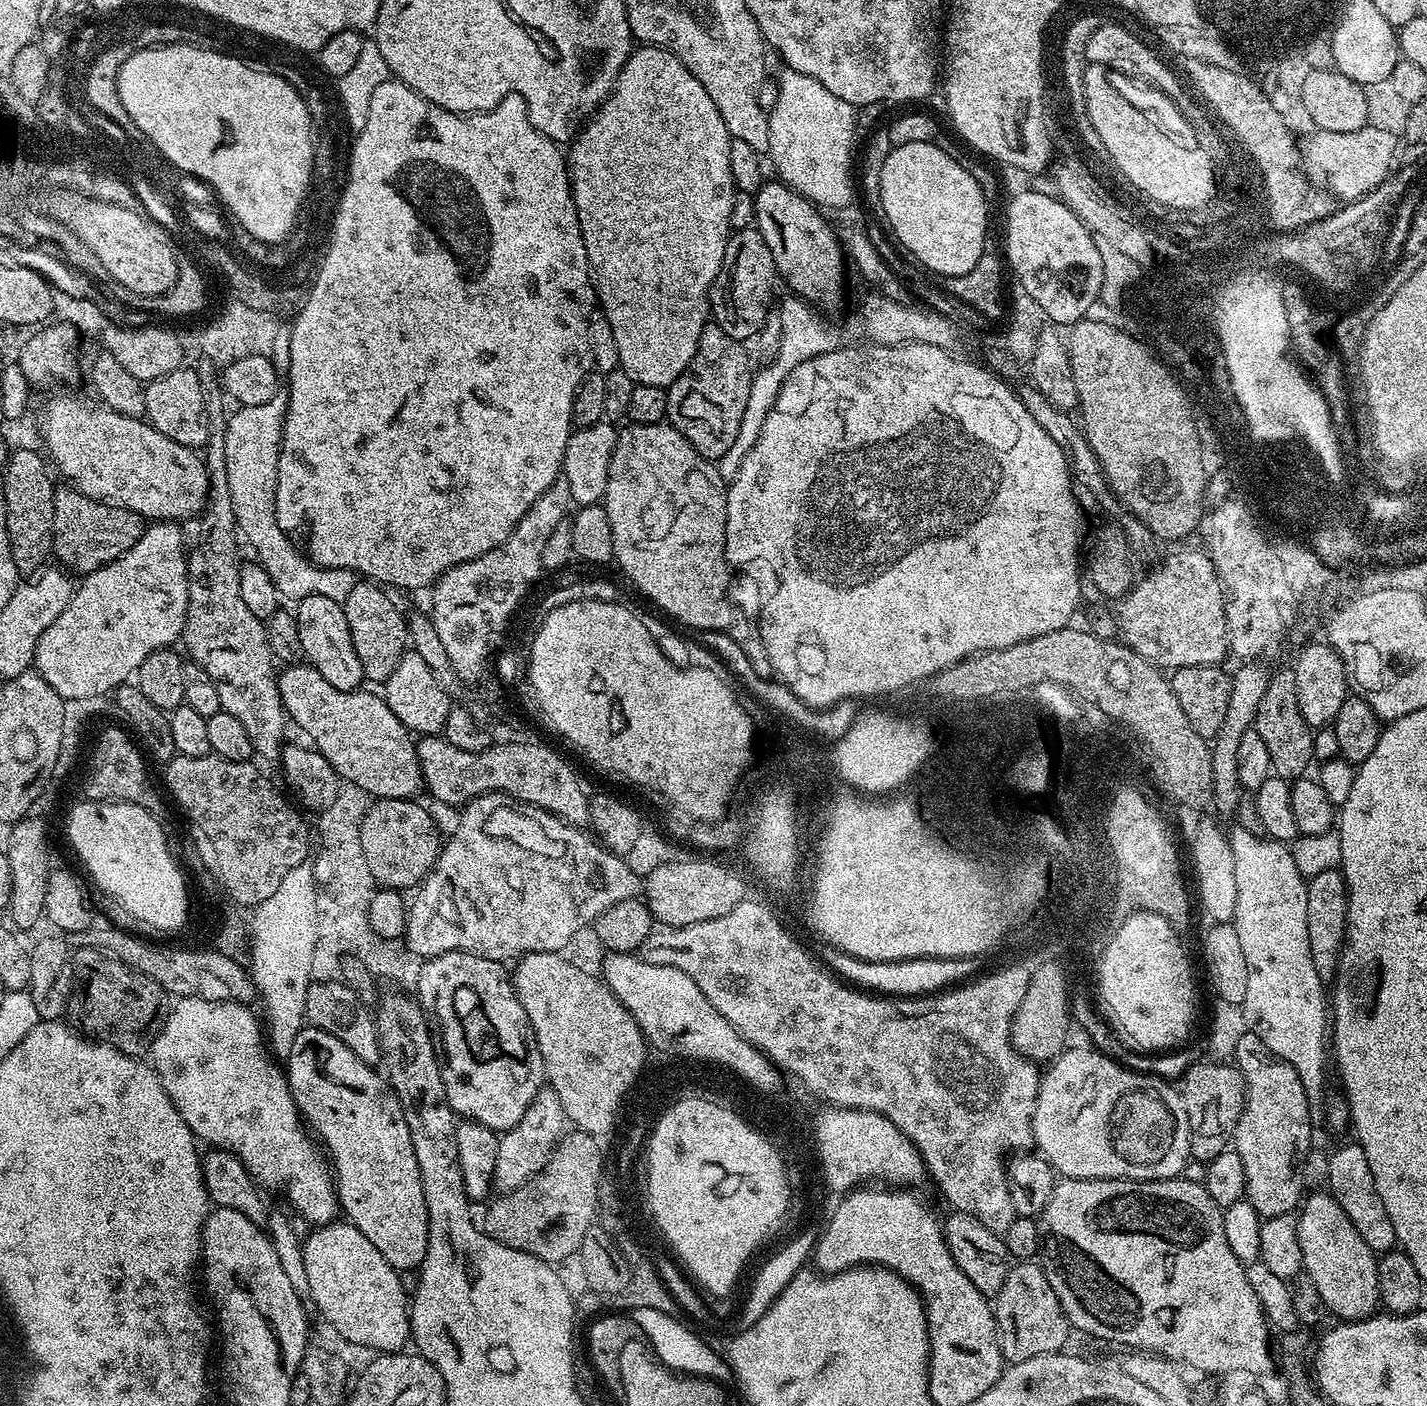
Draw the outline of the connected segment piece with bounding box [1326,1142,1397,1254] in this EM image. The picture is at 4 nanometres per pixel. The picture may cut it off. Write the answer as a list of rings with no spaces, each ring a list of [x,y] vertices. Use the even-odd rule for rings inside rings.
[[[1355,1142],[1344,1144],[1341,1148],[1328,1152],[1330,1174],[1326,1185],[1327,1191],[1346,1210],[1346,1218],[1354,1222],[1354,1230],[1362,1234],[1366,1246],[1377,1254],[1393,1251],[1397,1247],[1394,1234],[1394,1222],[1390,1222],[1390,1214],[1386,1214],[1386,1206],[1382,1206],[1382,1198],[1378,1198],[1378,1186],[1374,1186],[1374,1174],[1370,1174],[1370,1162],[1366,1162],[1366,1150]]]

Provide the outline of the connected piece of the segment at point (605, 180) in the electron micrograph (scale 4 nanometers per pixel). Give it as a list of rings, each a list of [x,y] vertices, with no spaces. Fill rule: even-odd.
[[[640,46],[633,51],[626,66],[622,66],[618,74],[616,84],[612,87],[612,95],[596,109],[594,118],[589,119],[571,141],[572,153],[569,151],[566,156],[568,181],[572,184],[574,206],[578,210],[578,226],[582,230],[586,258],[592,268],[598,304],[610,322],[610,330],[614,330],[614,342],[618,342],[620,368],[636,384],[664,388],[676,381],[682,370],[686,370],[690,358],[694,358],[698,350],[698,338],[704,325],[709,323],[712,283],[722,266],[722,258],[726,254],[732,228],[730,222],[730,206],[734,191],[730,174],[732,142],[732,135],[726,130],[726,122],[722,122],[722,114],[718,114],[718,106],[714,106],[710,94],[706,94],[706,86],[702,86],[702,82],[698,82],[698,78],[694,78],[694,74],[686,70],[686,66],[673,52],[655,46]]]

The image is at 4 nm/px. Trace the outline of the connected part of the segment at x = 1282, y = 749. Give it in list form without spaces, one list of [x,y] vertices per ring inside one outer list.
[[[1286,666],[1280,673],[1273,675],[1266,686],[1266,694],[1262,694],[1262,702],[1256,711],[1255,732],[1266,742],[1266,751],[1270,753],[1272,771],[1289,782],[1303,777],[1308,763],[1313,763],[1312,738],[1313,729],[1308,727],[1306,718],[1302,718],[1302,710],[1298,710],[1298,694],[1292,668]]]

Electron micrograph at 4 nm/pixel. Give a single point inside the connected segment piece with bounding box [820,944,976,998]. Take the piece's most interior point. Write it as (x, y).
(905, 978)

